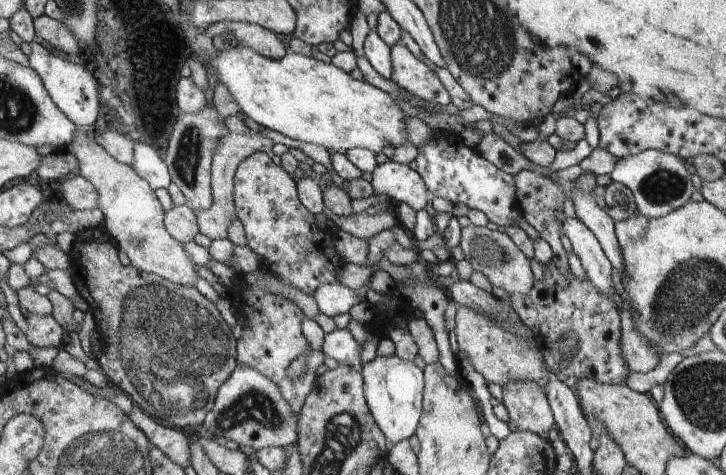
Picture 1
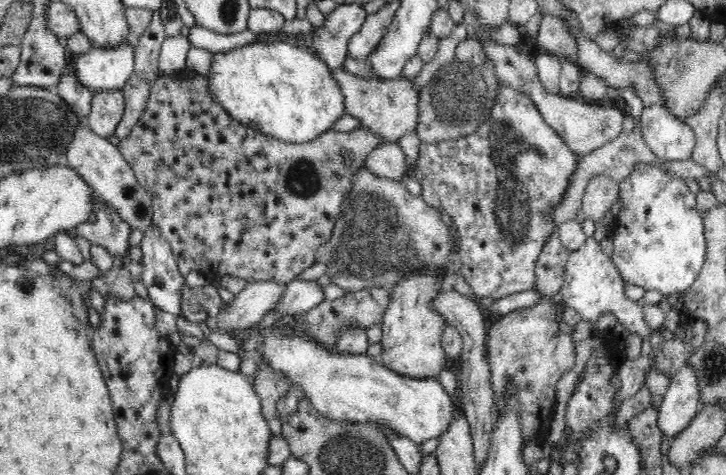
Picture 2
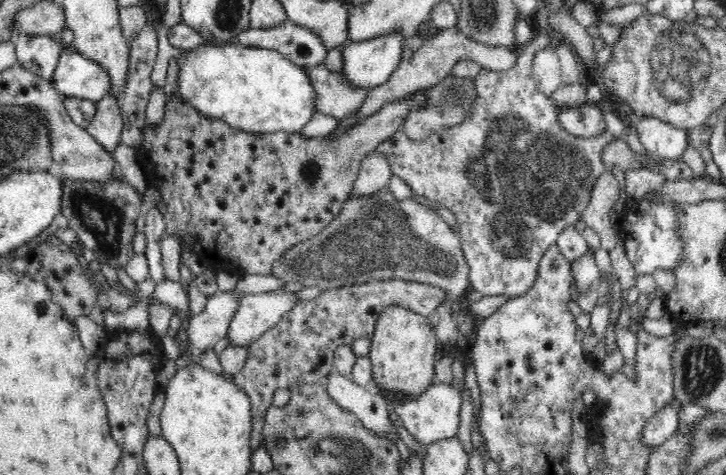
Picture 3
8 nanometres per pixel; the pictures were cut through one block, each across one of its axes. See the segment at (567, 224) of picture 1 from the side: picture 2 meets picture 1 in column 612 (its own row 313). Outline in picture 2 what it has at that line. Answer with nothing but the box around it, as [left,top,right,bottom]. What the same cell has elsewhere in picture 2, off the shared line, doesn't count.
[267,279,325,315]

